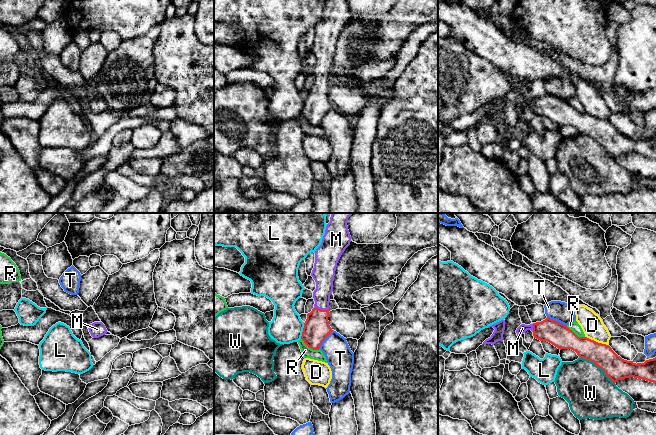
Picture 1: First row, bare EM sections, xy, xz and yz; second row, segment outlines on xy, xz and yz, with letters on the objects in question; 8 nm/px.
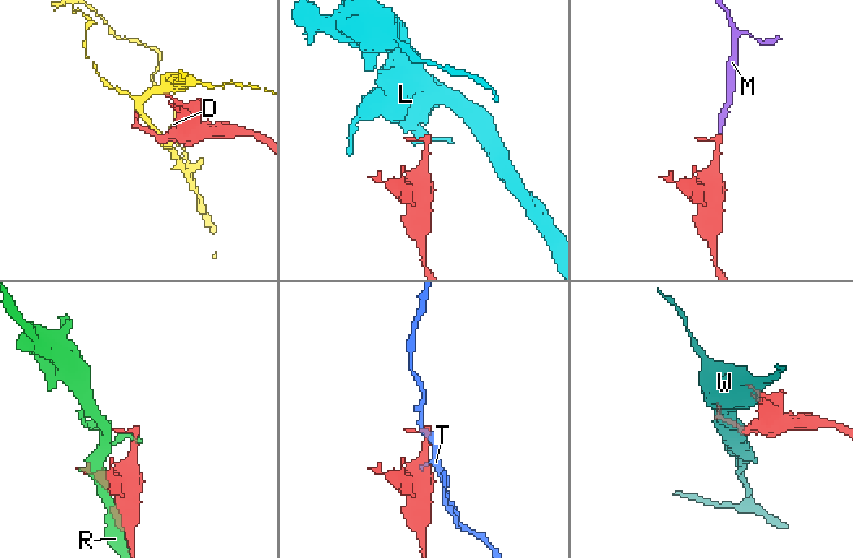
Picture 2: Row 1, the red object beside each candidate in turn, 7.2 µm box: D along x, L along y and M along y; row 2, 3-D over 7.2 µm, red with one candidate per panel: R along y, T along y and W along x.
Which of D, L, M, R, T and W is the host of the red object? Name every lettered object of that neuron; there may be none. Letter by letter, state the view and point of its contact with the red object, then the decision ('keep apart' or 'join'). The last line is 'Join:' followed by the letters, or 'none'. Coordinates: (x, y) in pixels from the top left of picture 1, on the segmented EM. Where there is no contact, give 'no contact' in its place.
D: yz (597, 342) | keep apart
L: xz (303, 331) | keep apart
M: xz (320, 309) | join
R: xz (310, 347) | keep apart
T: yz (557, 321) | keep apart
W: yz (597, 365) | keep apart
Join: M

